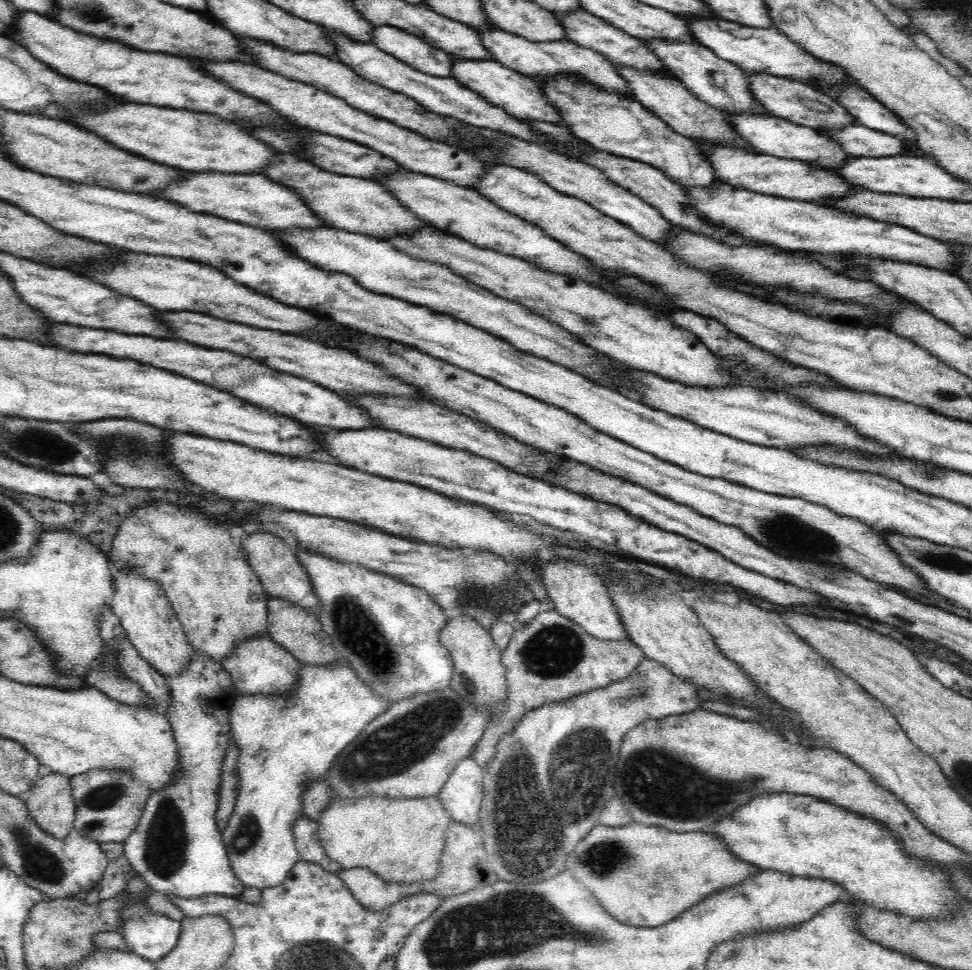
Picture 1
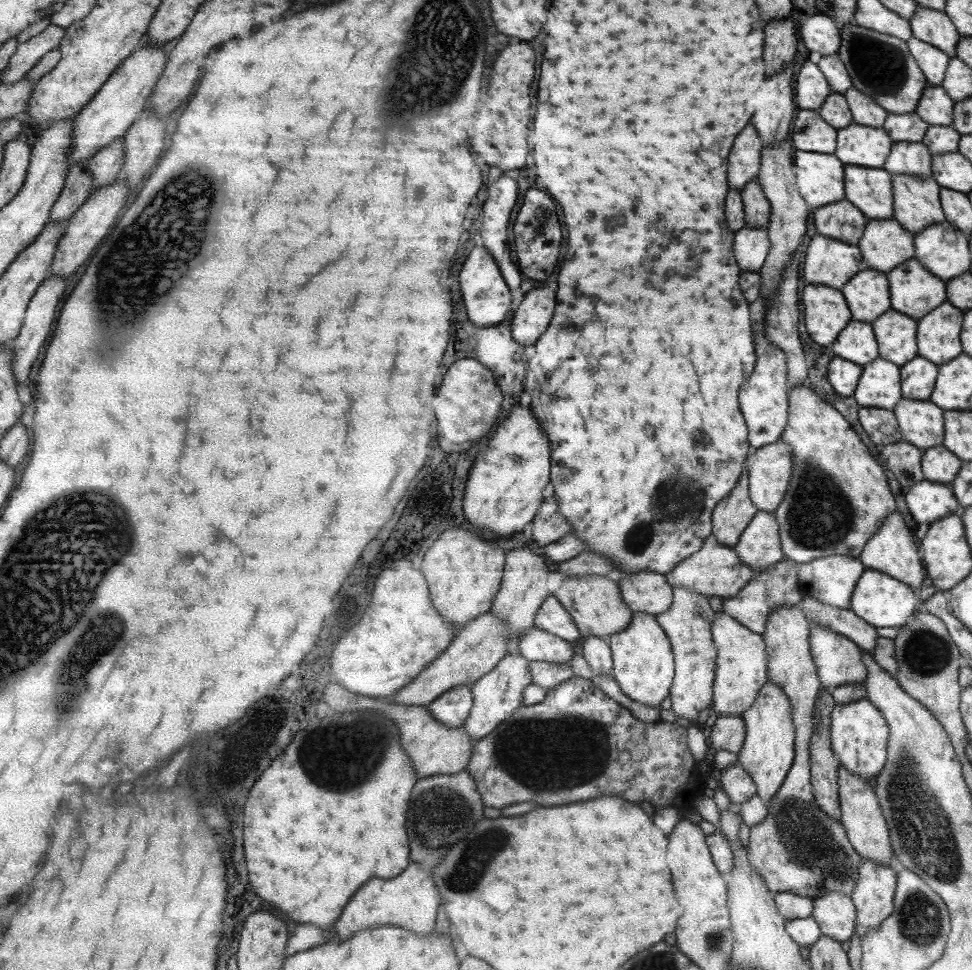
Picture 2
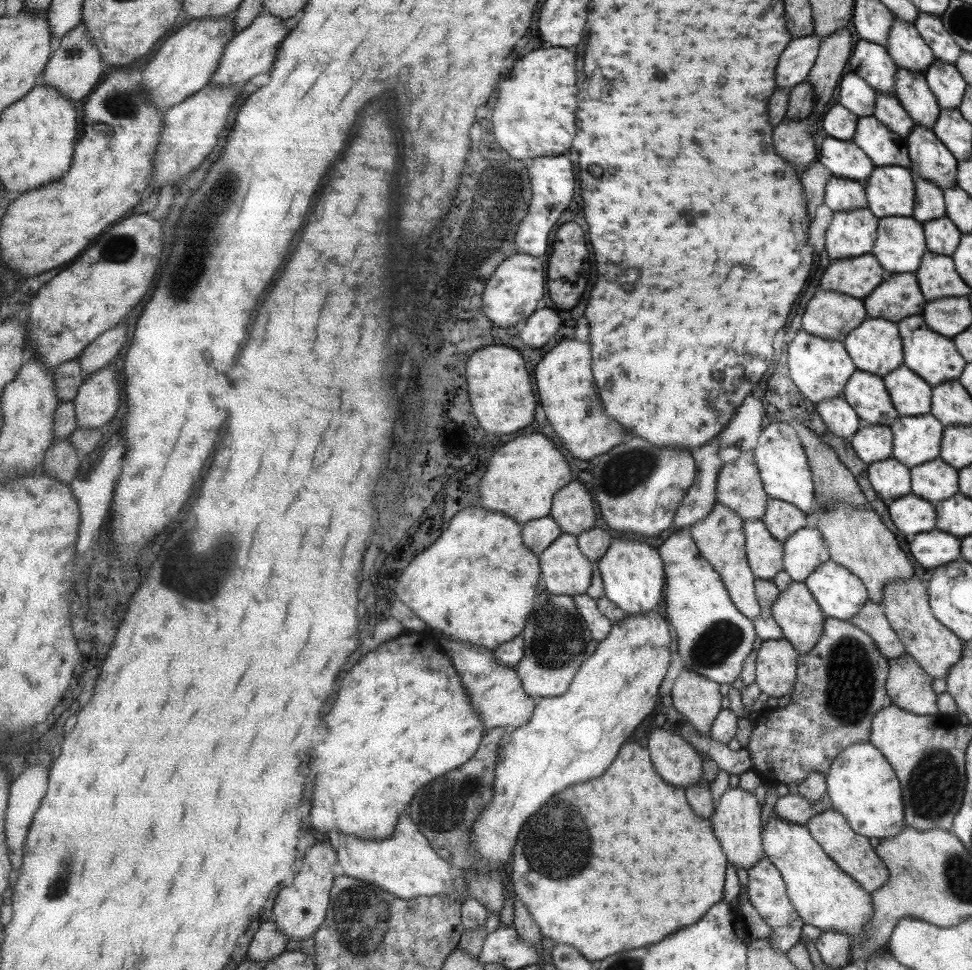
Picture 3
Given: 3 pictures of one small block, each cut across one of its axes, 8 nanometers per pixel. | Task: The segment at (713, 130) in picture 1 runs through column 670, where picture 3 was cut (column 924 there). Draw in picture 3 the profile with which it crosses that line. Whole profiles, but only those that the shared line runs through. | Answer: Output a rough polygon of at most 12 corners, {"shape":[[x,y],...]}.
{"shape":[[899,69],[895,97],[916,124],[941,116],[926,74]]}

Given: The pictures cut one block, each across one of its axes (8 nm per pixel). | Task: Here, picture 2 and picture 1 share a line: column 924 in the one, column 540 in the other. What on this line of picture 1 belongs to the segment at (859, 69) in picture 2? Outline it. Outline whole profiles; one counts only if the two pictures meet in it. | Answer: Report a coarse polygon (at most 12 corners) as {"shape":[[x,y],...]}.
{"shape":[[573,72],[529,76],[598,151],[656,166],[681,187],[714,169],[691,138]]}

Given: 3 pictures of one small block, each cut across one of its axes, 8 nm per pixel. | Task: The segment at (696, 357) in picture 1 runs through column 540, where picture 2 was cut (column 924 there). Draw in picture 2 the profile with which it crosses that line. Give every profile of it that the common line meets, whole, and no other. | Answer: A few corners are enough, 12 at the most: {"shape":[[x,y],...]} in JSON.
{"shape":[[915,258],[888,273],[892,308],[919,320],[947,283]]}

